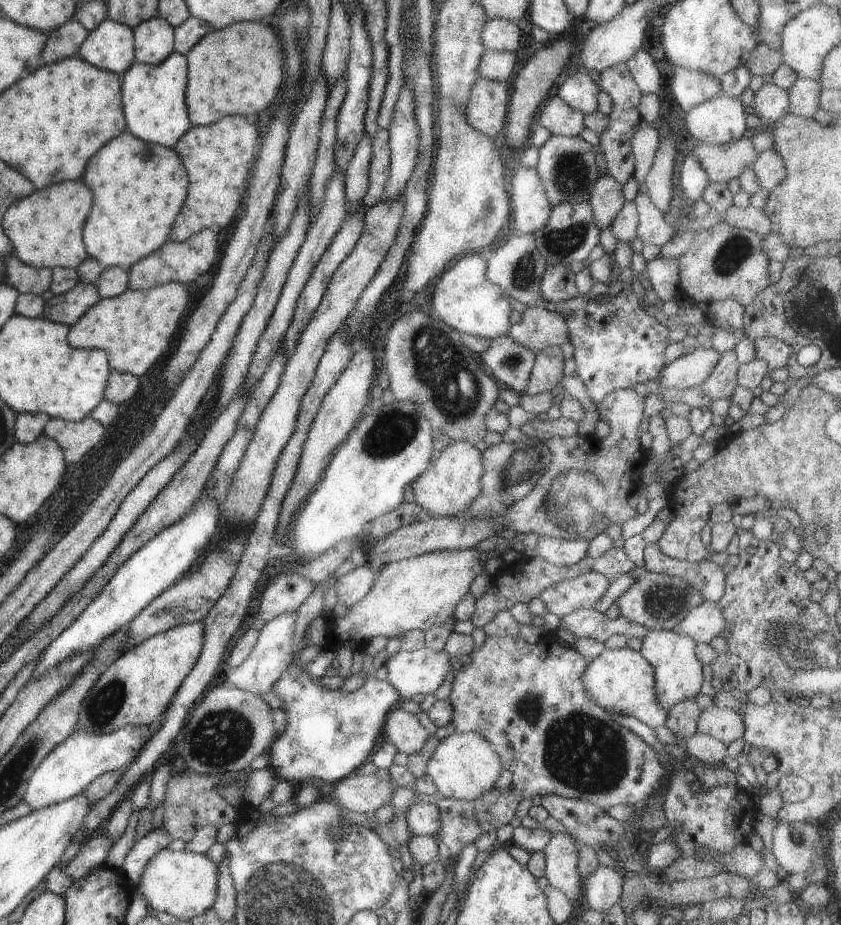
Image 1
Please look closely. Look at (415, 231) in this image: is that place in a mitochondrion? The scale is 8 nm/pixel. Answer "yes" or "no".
no

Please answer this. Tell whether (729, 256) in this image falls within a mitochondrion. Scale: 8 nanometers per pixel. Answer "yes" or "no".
yes

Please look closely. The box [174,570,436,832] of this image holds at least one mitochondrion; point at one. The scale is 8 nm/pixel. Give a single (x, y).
(217, 740)

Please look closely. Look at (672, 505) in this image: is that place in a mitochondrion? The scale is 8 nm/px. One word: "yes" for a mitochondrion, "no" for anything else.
no

